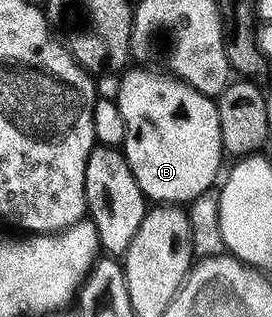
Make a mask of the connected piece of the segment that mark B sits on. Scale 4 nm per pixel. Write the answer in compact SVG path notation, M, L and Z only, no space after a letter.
M151 68L135 69L139 70L128 69L120 77L117 99L121 120L125 124L121 149L133 172L133 180L137 180L143 197L152 203L190 204L197 196L201 196L216 185L220 177L219 165L222 164L223 158L225 159L217 120L216 99L210 94L202 94L200 90L195 90L166 73L156 72Z

